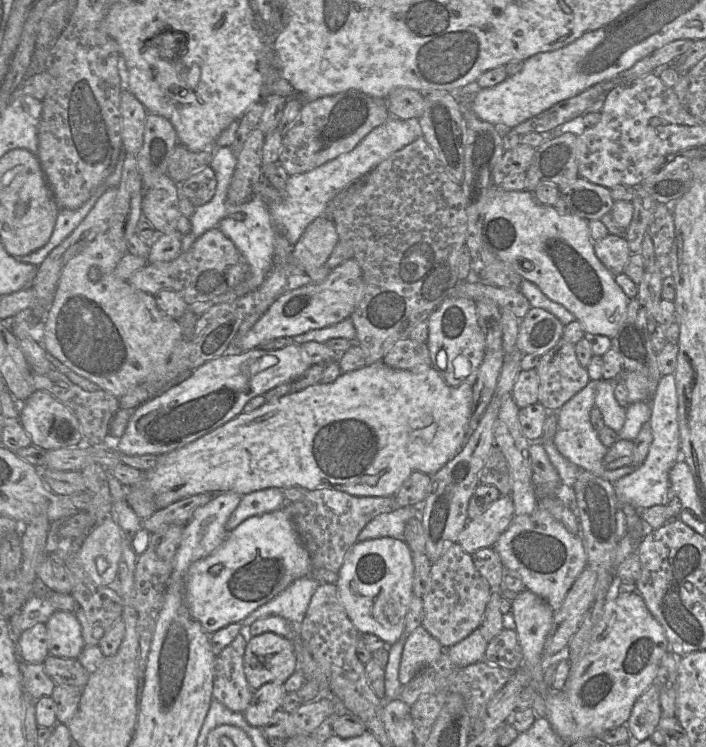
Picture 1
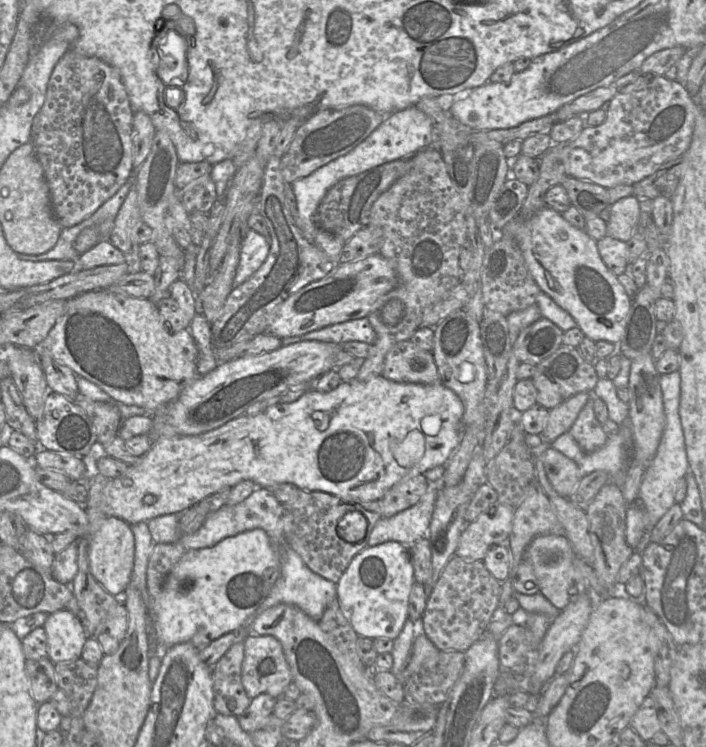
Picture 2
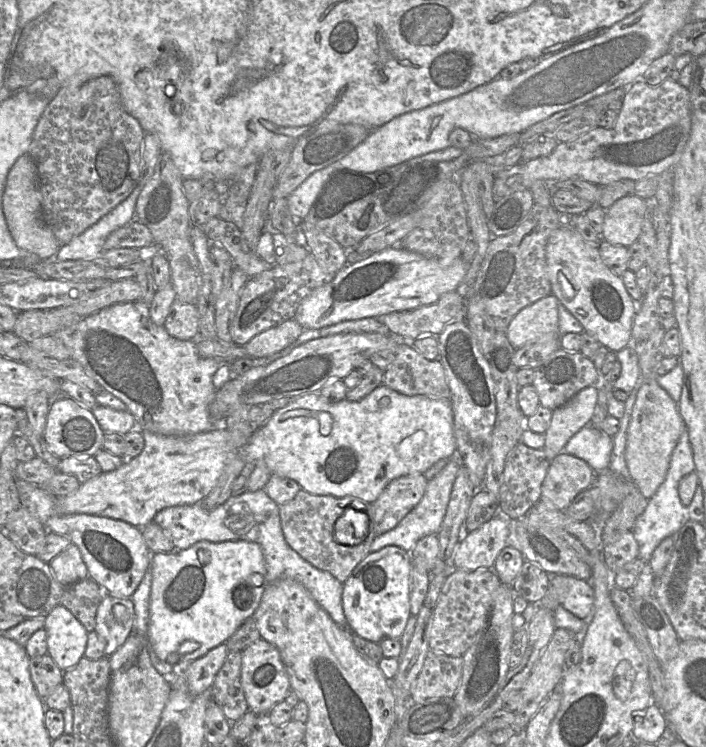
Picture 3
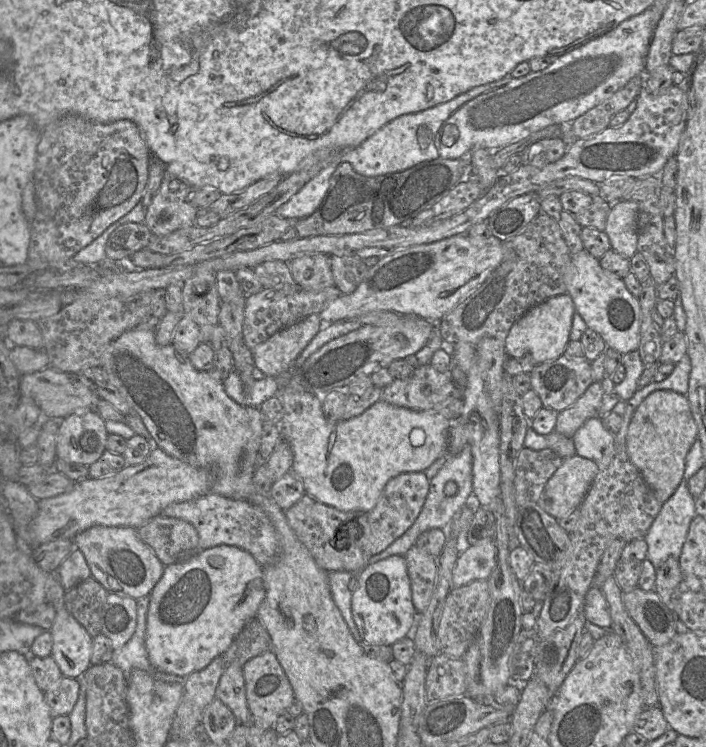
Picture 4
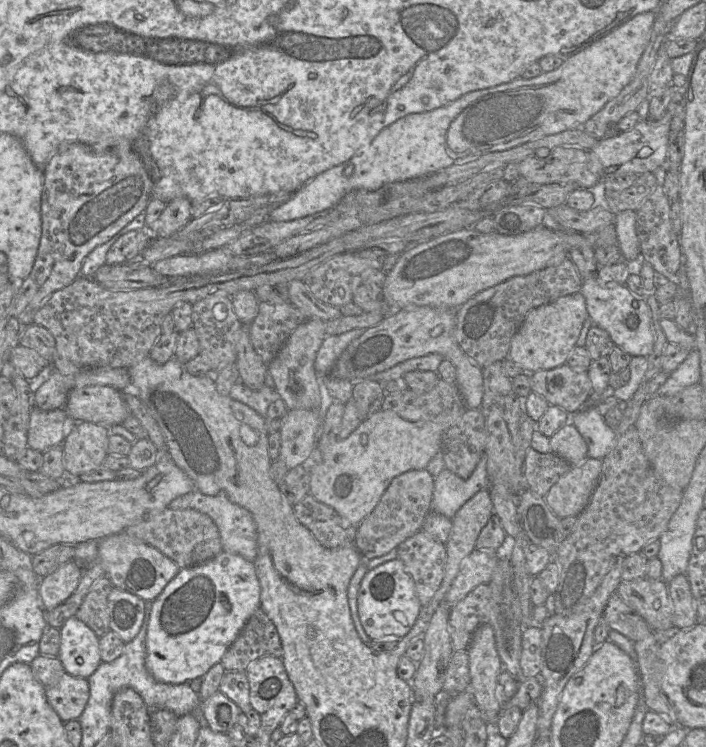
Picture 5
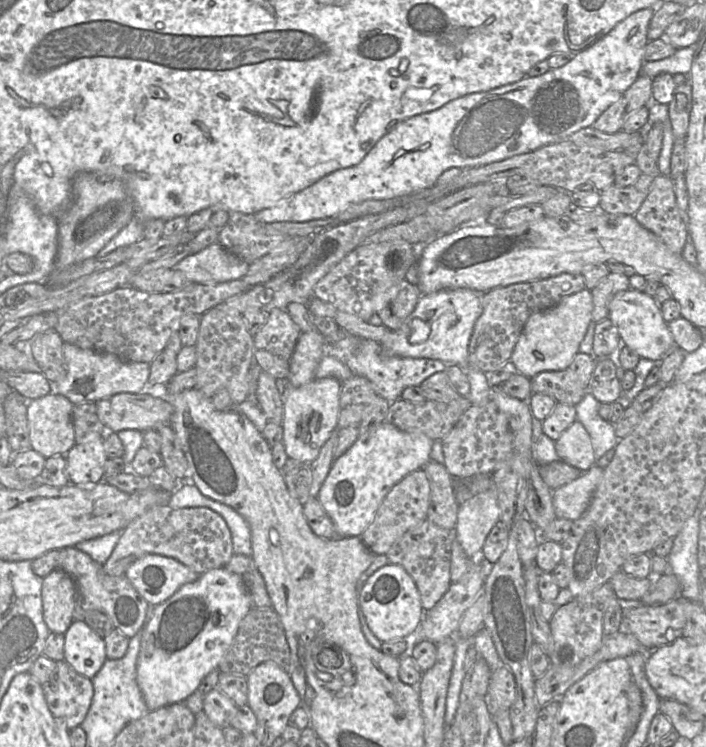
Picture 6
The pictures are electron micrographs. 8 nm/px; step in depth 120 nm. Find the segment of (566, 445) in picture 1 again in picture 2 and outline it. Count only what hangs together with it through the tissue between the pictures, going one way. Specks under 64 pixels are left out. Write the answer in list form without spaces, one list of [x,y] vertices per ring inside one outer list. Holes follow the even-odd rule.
[[[594,396],[587,401],[568,431],[585,452],[602,447],[608,437],[594,413]]]

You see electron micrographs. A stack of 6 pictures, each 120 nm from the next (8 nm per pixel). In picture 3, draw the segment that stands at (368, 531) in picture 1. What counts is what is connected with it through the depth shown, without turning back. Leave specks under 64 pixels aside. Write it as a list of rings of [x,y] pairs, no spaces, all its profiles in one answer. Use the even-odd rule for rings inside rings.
[[[458,457],[450,458],[444,469],[429,480],[421,501],[392,530],[377,536],[371,544],[370,551],[377,552],[386,546],[398,546],[410,553],[417,542],[428,535],[437,534],[446,514],[451,490],[461,467]]]

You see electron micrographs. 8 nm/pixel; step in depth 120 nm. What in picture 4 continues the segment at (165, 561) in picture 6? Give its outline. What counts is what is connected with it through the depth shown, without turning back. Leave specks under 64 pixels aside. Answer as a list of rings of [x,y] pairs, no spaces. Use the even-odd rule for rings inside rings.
[[[93,526],[73,539],[90,568],[91,576],[109,593],[140,599],[149,596],[165,566],[132,527]]]

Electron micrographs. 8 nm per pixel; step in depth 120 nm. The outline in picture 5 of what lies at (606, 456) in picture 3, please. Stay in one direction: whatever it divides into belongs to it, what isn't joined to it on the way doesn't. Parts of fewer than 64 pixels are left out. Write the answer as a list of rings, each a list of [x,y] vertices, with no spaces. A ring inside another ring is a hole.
[[[596,404],[587,405],[574,414],[572,422],[588,446],[588,457],[600,459],[609,454],[618,440],[618,432],[611,429],[598,411]]]

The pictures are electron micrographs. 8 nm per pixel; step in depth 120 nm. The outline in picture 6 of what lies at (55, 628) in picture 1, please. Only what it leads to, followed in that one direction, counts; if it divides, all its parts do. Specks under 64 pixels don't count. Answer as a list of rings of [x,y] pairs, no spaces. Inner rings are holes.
[[[74,620],[64,634],[64,661],[92,679],[107,660],[105,642],[84,621]]]

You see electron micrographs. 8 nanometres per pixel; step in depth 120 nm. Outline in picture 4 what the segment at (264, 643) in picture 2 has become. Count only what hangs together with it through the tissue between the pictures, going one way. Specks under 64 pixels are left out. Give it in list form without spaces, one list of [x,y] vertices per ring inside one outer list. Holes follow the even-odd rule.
[[[272,651],[252,658],[243,666],[246,698],[249,711],[261,720],[265,727],[273,728],[280,713],[290,707],[295,695],[290,681]]]

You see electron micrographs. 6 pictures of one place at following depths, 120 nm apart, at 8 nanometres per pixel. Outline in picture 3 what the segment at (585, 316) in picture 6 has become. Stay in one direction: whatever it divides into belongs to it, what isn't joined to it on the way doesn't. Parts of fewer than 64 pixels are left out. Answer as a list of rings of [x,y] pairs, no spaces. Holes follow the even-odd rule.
[[[551,294],[524,307],[513,317],[505,333],[514,349],[546,334],[558,333],[559,302]]]

